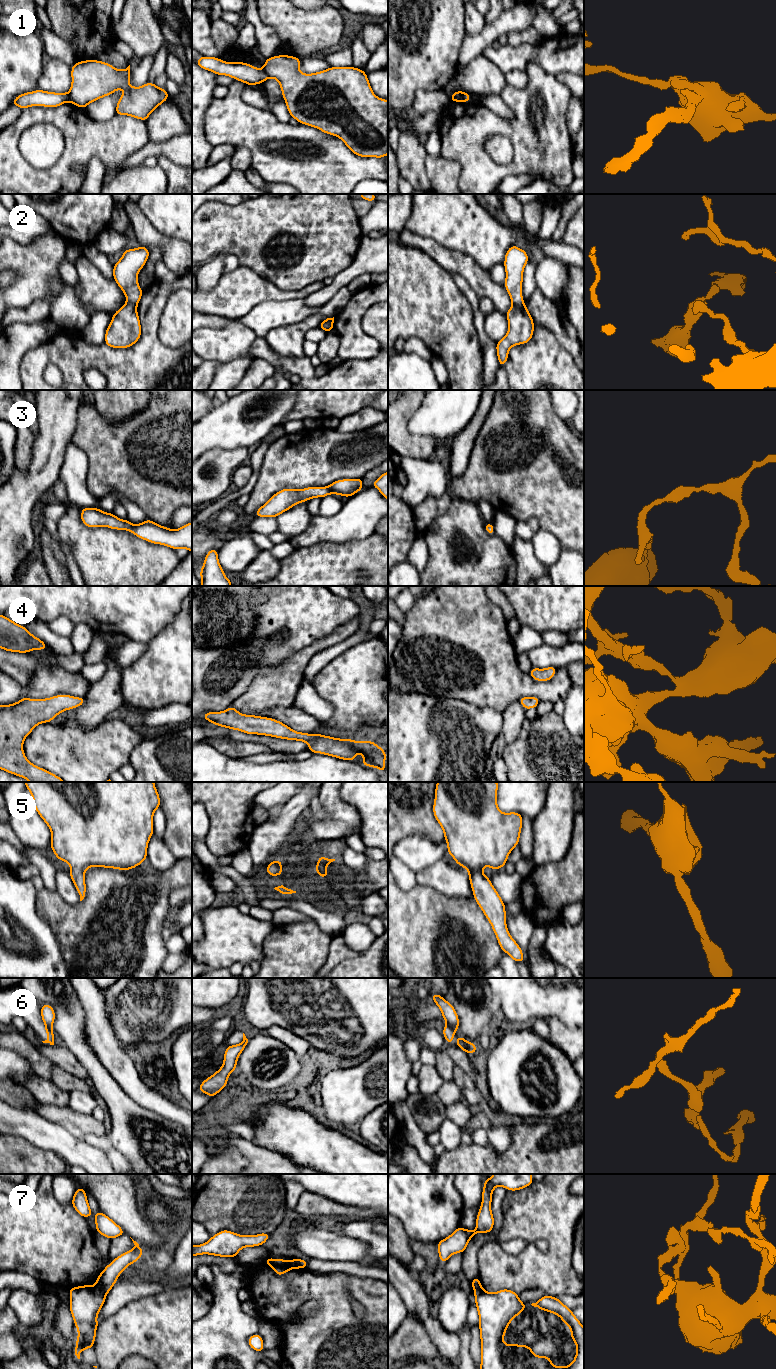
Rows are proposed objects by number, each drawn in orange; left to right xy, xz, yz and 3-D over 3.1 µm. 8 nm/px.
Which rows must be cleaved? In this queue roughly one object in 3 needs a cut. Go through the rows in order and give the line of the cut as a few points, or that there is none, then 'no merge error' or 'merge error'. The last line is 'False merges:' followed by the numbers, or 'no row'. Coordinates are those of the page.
1: cut in xz along (262, 68), (268, 77); merge error
2: cut in yz along (523, 302), (512, 305); merge error
3: no cut; no merge error
4: no cut; no merge error
5: no cut; no merge error
6: cut in yz along (448, 1024), (455, 1031); merge error
7: cut in xy along (94, 1286), (106, 1293); merge error
False merges: 1, 2, 6, 7

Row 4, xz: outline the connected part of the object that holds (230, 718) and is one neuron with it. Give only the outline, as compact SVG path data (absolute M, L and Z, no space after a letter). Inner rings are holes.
M233 706L222 712L208 712L202 718L210 723L242 731L249 735L265 735L287 740L299 740L309 744L308 750L314 753L333 756L338 759L353 761L357 753L364 756L360 762L364 766L378 768L381 772L386 771L385 759L387 757L384 749L371 740L354 741L352 739L334 738L322 734L308 734L296 732L284 723L268 717L256 715L244 715Z

